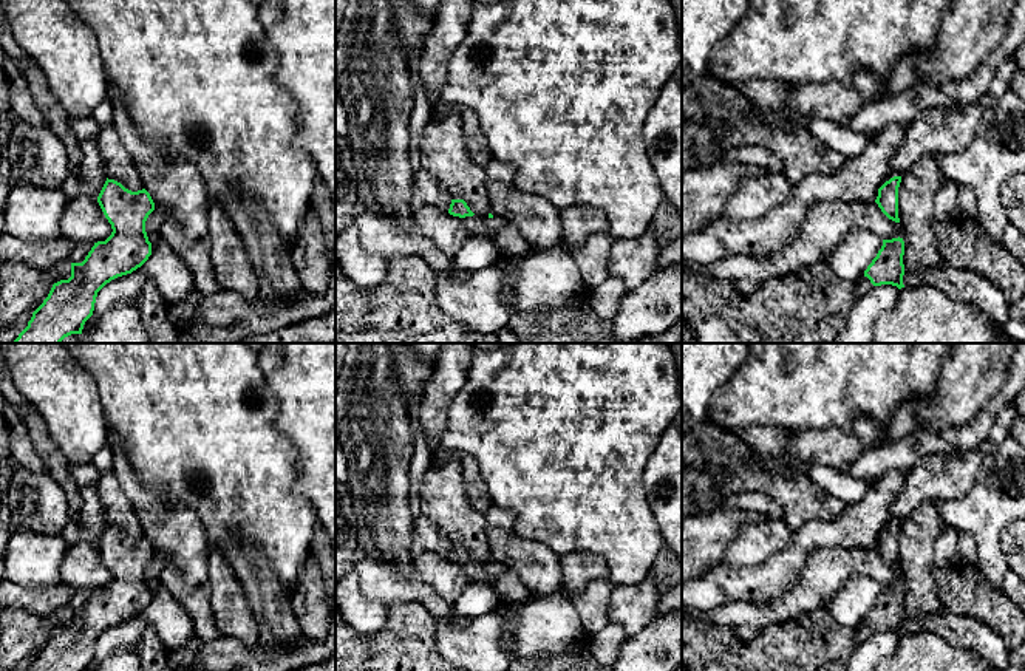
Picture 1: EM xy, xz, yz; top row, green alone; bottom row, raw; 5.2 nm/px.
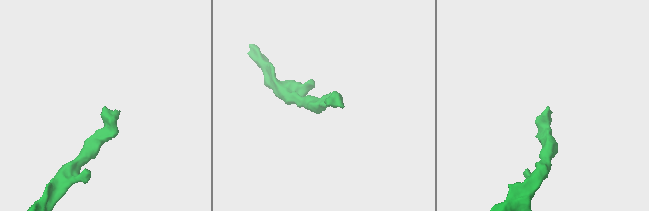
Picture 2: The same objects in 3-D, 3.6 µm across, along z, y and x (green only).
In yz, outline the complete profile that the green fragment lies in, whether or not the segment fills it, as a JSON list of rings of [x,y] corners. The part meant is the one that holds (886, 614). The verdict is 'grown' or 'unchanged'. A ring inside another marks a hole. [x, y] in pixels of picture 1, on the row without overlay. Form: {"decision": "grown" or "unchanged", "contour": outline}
{"decision": "grown", "contour": [[[903,584],[883,586],[883,592],[877,603],[867,612],[864,620],[853,628],[855,643],[860,645],[873,632],[892,631],[898,635],[904,634],[904,588]]]}

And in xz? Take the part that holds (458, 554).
{"decision": "grown", "contour": [[[451,546],[448,560],[462,566],[468,581],[487,580],[495,586],[506,571],[501,564],[495,564],[492,560],[489,560],[487,564],[476,563],[464,546]]]}

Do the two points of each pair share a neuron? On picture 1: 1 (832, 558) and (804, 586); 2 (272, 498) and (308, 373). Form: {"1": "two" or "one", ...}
{"1": "one", "2": "two"}

